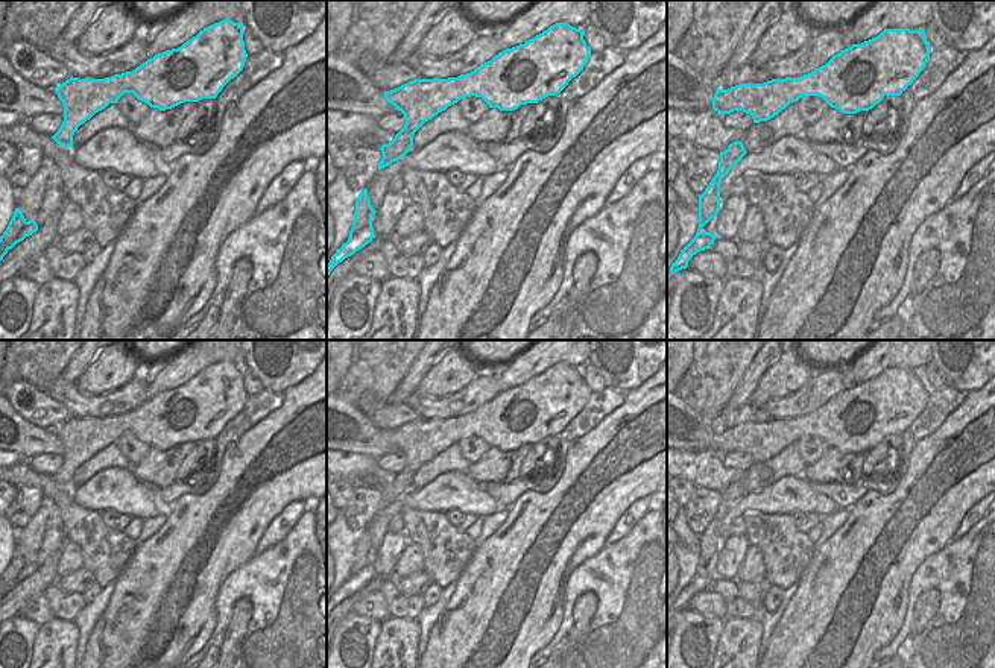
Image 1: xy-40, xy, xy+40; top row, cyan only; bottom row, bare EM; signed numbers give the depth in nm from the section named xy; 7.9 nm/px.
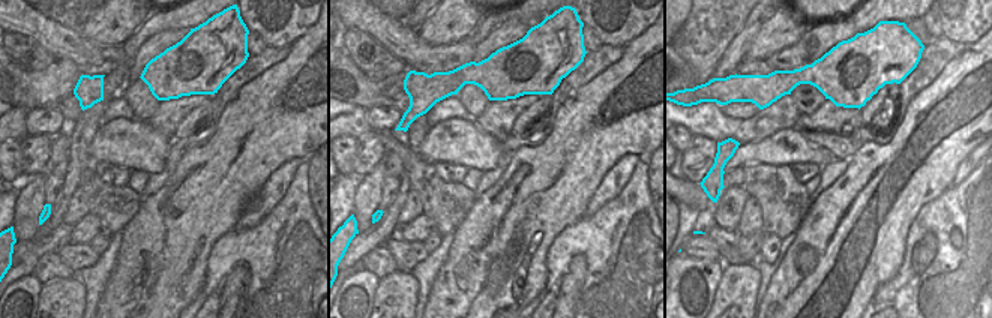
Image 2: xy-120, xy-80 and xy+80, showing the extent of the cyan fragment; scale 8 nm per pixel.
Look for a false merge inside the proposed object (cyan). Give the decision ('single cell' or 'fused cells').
single cell

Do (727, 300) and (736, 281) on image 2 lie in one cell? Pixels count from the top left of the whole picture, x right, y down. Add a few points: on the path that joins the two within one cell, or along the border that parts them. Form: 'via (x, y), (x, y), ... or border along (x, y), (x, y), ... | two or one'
via (731, 296), (736, 291), (736, 285) | one

